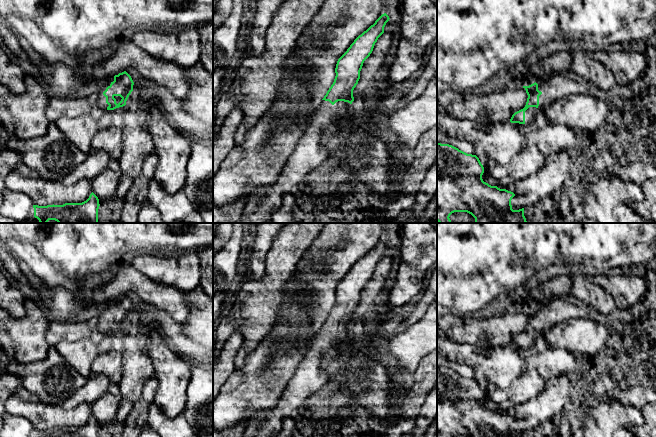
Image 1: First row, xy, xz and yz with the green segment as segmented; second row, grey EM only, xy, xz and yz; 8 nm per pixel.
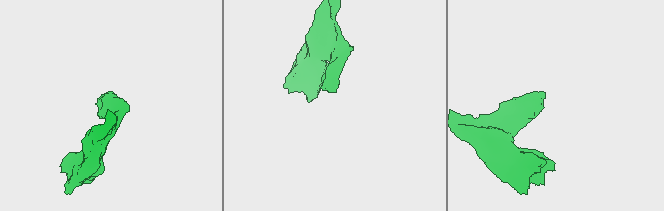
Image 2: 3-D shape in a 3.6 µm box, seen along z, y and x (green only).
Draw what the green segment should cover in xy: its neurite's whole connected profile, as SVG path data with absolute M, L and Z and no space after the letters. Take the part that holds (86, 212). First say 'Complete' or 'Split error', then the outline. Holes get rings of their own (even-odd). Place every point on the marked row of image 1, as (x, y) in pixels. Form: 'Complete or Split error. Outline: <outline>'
Split error. Outline: M92 192L82 203L63 205L33 205L27 219L21 223L98 223L99 199Z

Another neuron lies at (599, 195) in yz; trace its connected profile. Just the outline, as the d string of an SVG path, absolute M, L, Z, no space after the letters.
M582 173L578 174L570 183L570 193L575 202L583 205L584 214L599 223L617 223L614 216L614 207L618 204L630 205L633 202L643 201L644 194L639 184L627 182L619 177L599 177L595 173L590 180L586 180Z

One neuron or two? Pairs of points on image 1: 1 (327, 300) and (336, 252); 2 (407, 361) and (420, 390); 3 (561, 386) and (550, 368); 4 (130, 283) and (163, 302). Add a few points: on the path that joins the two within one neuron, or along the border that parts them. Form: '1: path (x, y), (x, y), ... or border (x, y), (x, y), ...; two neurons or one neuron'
1: path (327, 288), (327, 264); one neuron
2: border (426, 354), (412, 372); two neurons
3: border (579, 370), (546, 380); two neurons
4: path (138, 283), (155, 294); one neuron

